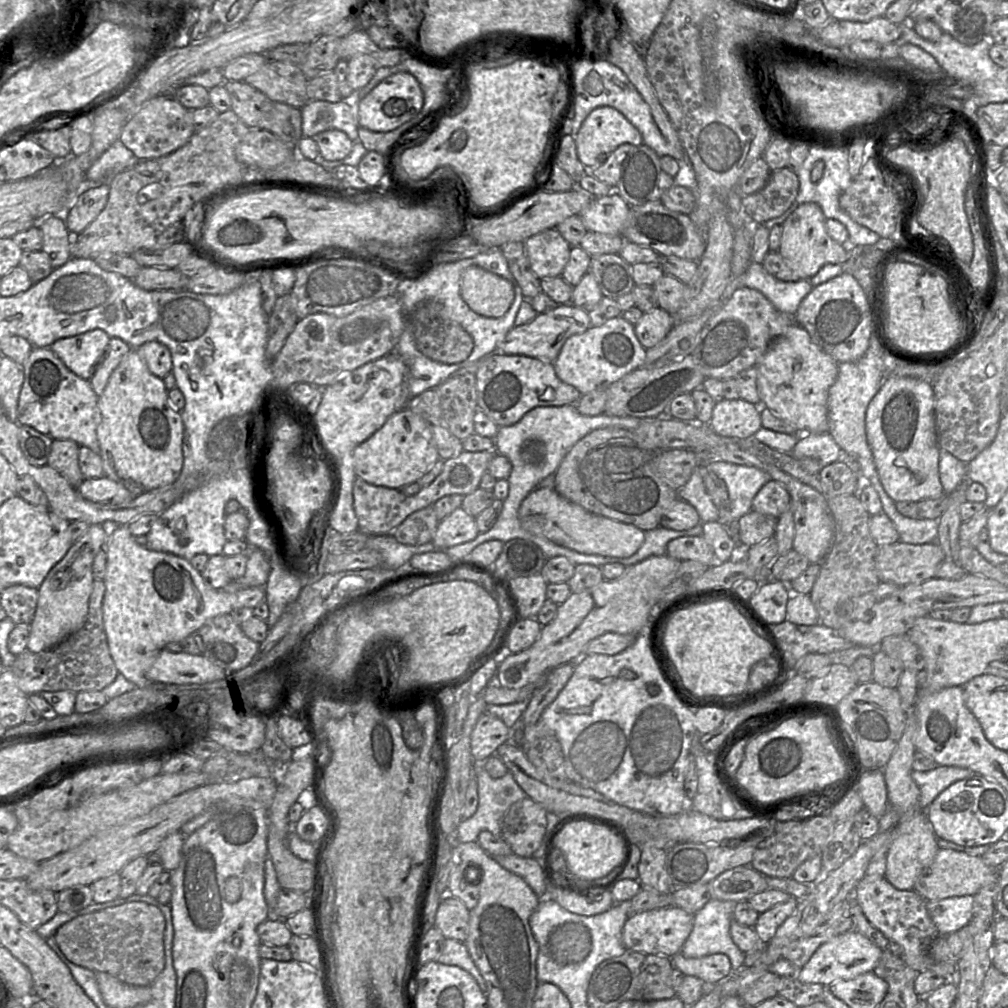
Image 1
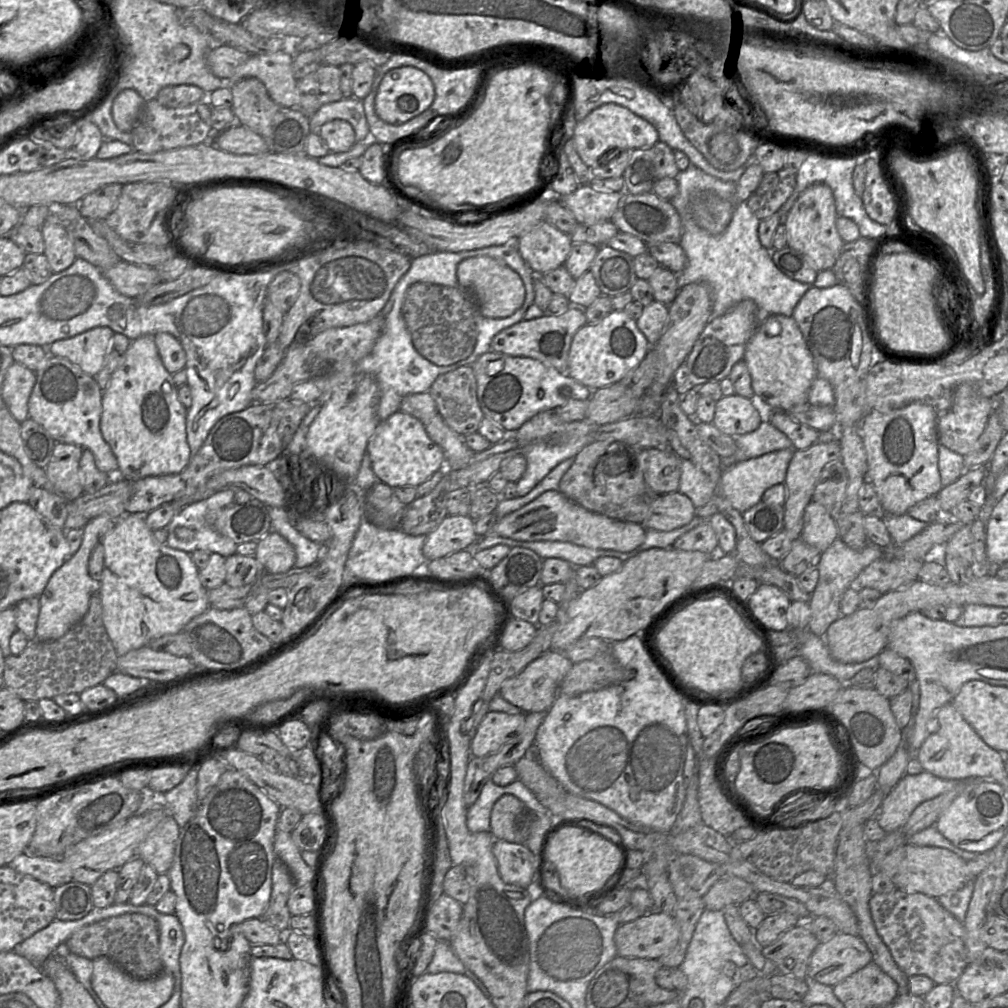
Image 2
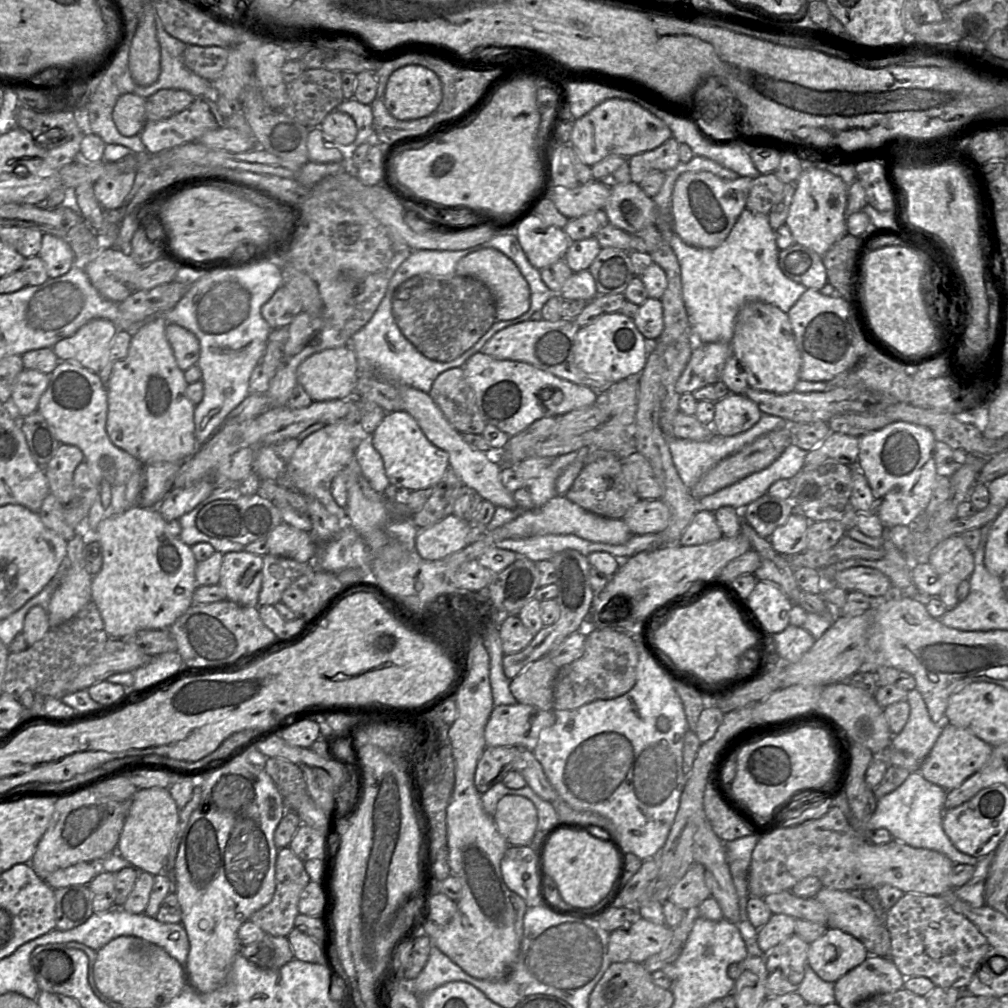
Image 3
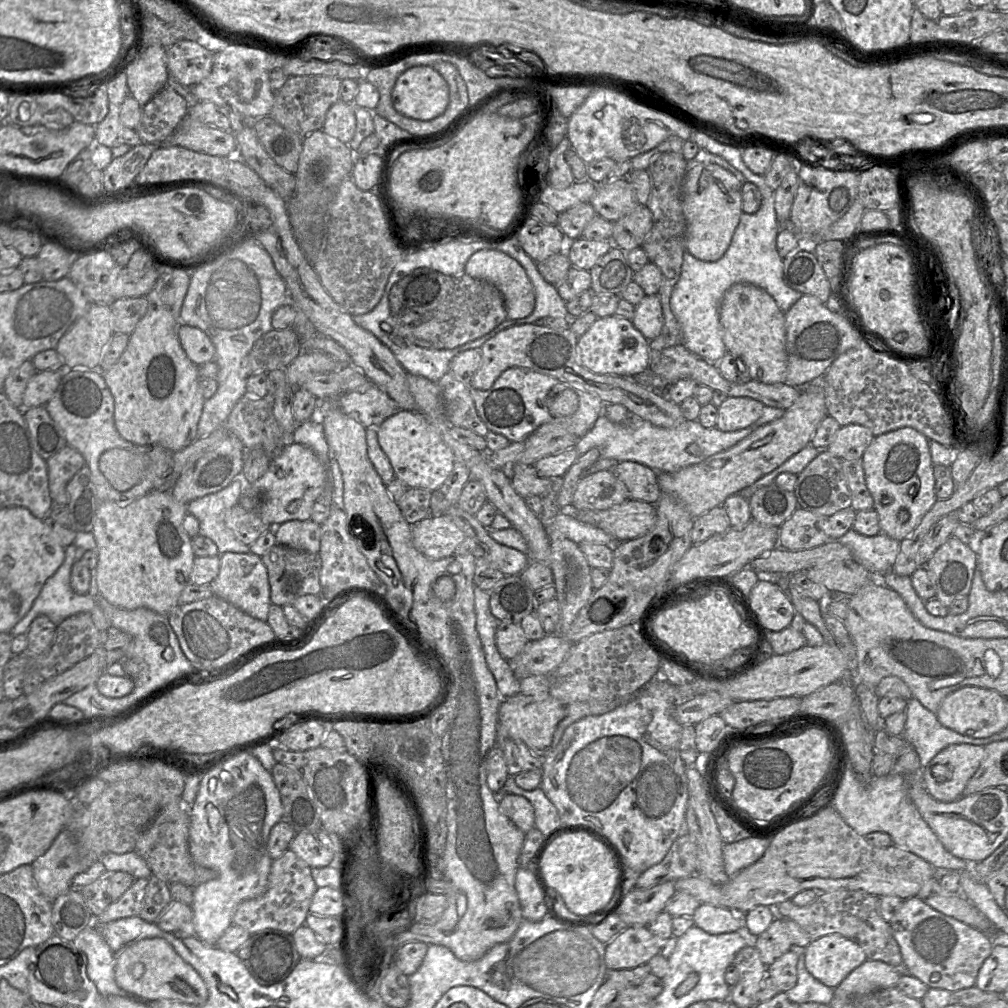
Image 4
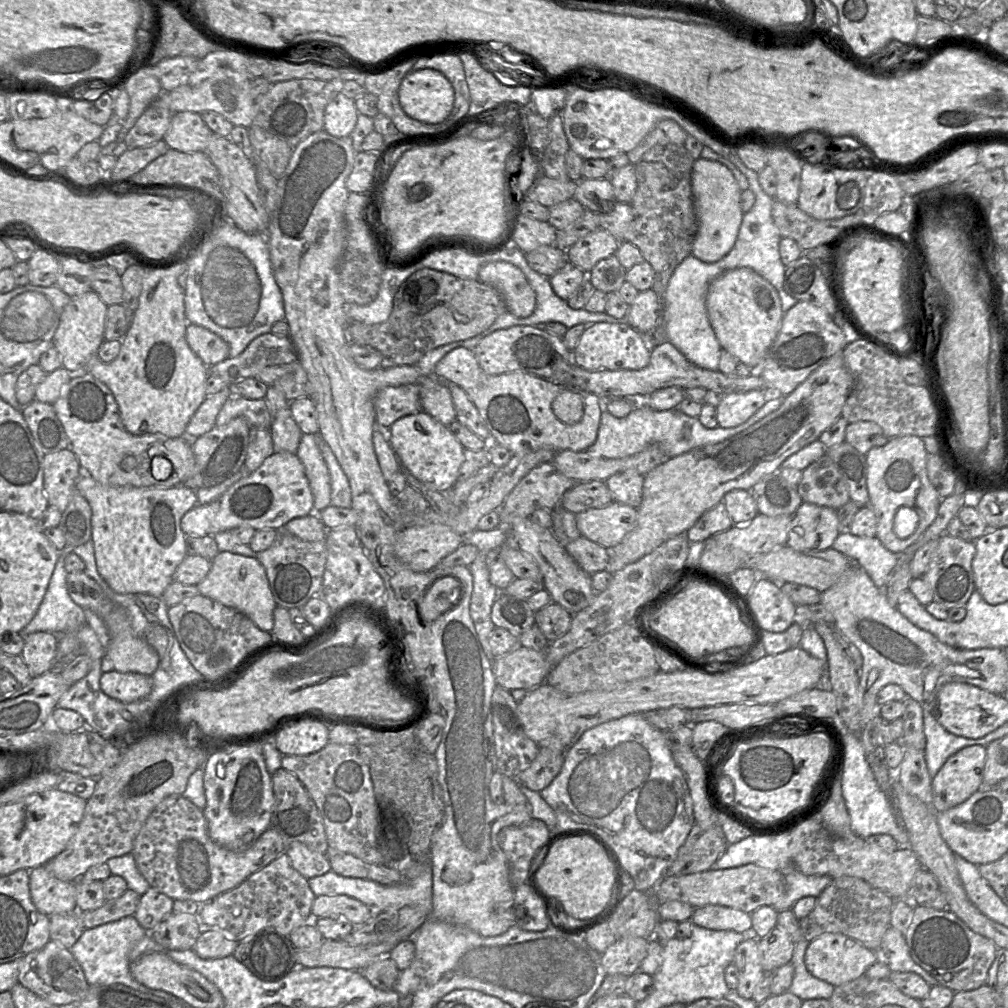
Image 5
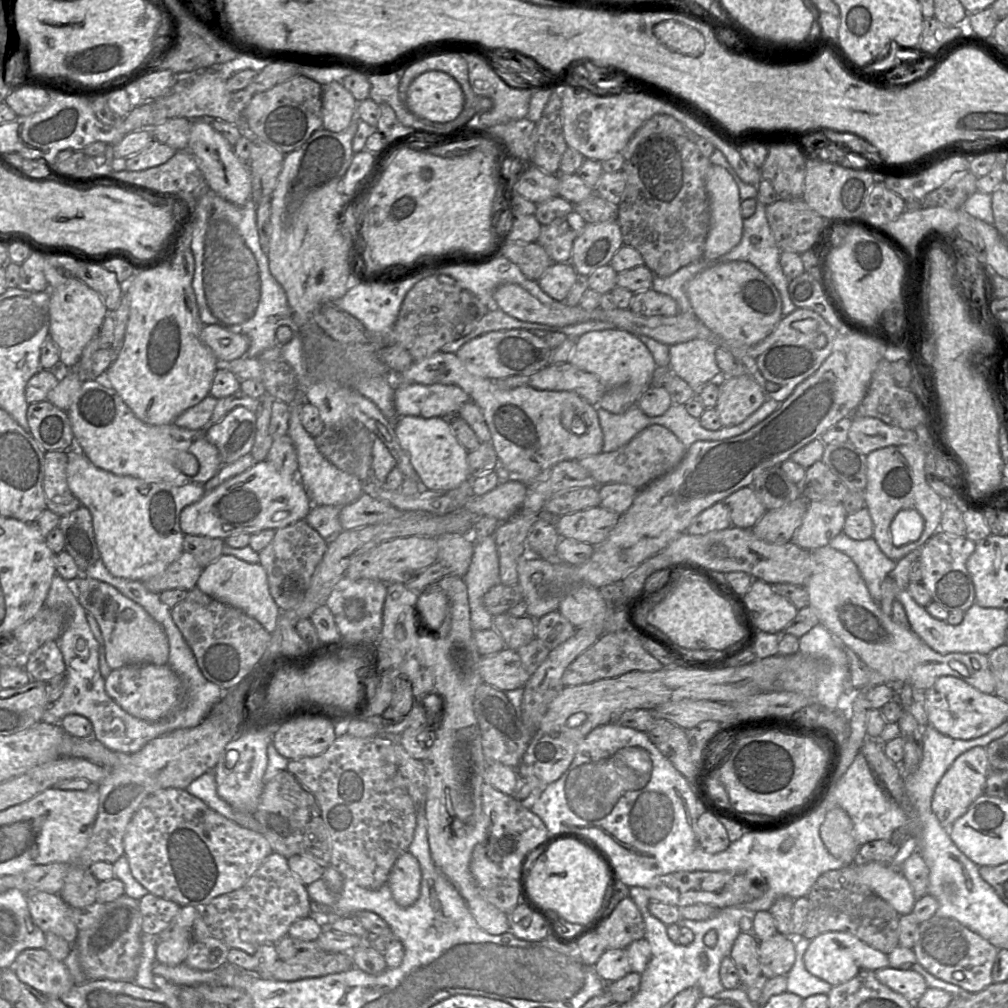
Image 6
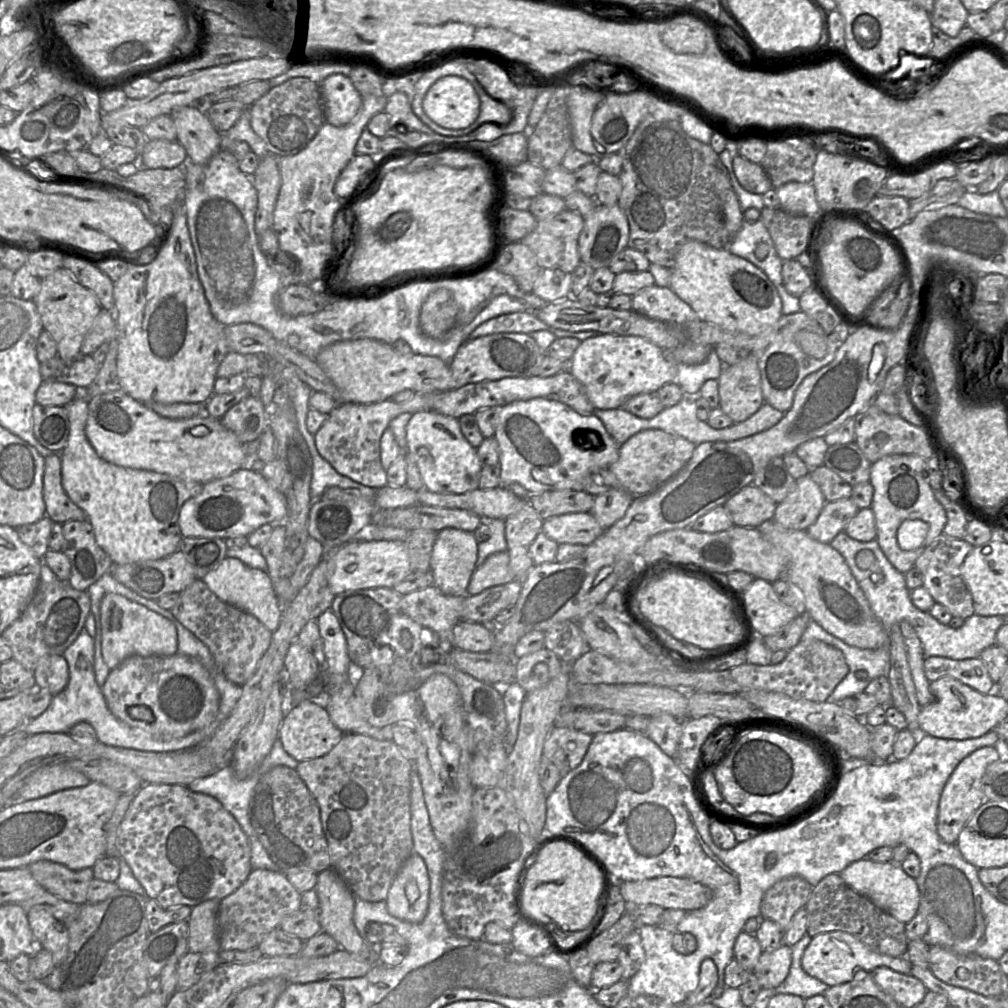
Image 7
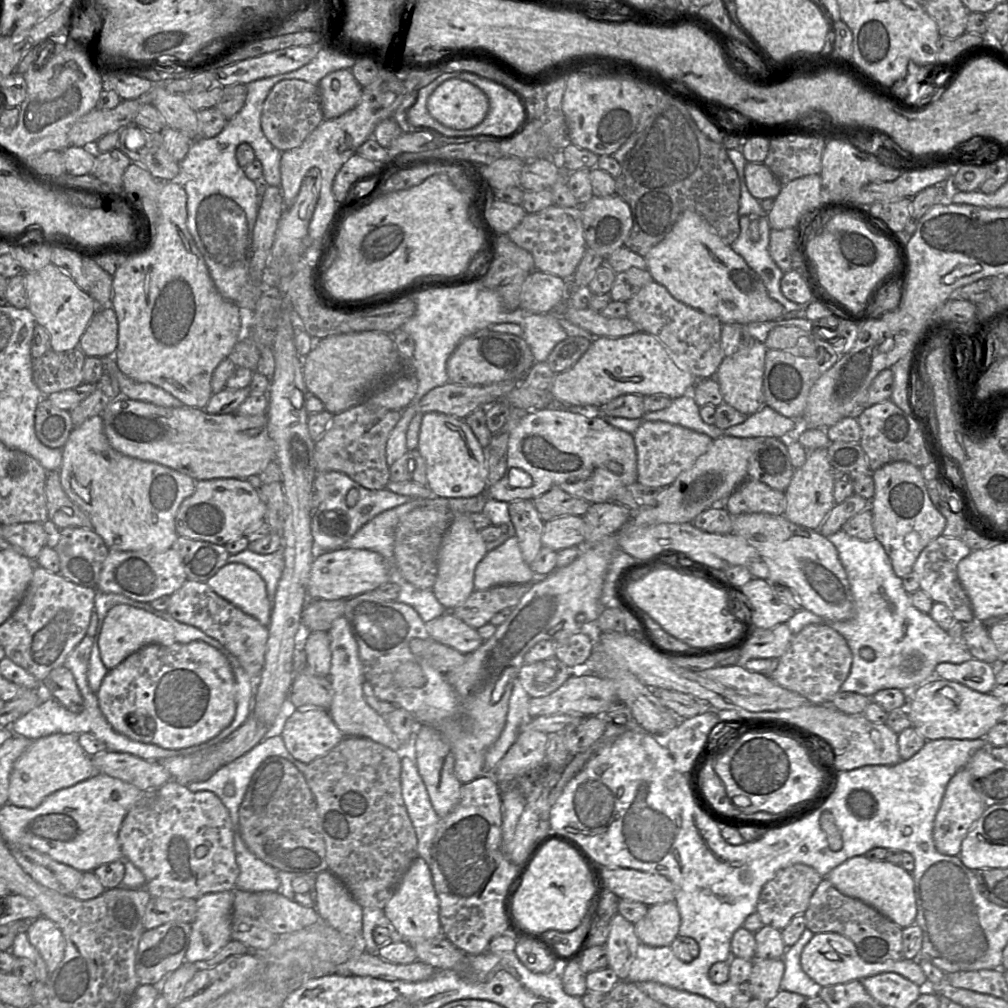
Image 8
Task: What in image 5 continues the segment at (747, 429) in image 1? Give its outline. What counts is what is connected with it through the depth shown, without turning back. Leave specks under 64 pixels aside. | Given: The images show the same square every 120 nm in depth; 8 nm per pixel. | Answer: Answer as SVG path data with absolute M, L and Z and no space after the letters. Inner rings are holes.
M763 390L724 394L715 407L721 428L732 428L747 421L766 402Z

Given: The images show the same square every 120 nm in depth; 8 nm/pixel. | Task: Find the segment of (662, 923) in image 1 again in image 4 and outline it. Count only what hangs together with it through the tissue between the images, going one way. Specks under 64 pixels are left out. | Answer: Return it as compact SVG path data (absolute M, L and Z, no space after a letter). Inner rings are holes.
M628 926L606 944L605 963L609 972L632 969L647 964L653 956L660 953L662 941L667 940L660 940L646 926Z

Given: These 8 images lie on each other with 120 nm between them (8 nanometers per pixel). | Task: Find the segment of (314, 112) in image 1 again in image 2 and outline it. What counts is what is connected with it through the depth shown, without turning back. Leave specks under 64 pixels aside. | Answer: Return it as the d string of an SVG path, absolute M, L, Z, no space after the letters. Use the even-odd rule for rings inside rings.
M352 96L322 105L309 118L310 132L319 134L319 128L334 119L345 120L351 124L355 132L355 143L370 137L362 100Z

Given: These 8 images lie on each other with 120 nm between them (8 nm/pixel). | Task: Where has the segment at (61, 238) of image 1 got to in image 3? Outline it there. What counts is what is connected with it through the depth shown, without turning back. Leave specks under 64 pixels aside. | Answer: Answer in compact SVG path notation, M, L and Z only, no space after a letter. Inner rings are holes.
M43 234L39 257L49 278L60 277L74 266L74 253L70 245L52 234Z

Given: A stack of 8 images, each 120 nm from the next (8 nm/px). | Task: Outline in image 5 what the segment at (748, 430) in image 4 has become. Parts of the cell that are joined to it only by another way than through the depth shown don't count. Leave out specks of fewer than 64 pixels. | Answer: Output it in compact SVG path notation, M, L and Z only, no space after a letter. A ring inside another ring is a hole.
M776 397L766 401L747 421L732 428L721 428L719 426L713 429L705 428L697 417L687 416L678 409L657 411L646 405L635 405L627 416L617 418L605 408L602 408L597 438L586 451L596 457L618 459L634 455L650 444L658 443L663 452L669 458L673 458L698 447L723 442L746 430L777 410L782 404L782 398Z

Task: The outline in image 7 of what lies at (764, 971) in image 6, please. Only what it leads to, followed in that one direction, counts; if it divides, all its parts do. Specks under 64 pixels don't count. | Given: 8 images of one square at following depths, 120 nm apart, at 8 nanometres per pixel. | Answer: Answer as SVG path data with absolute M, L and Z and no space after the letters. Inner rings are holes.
M782 944L774 950L763 951L752 972L752 978L764 989L778 989L787 978L792 963L792 948Z

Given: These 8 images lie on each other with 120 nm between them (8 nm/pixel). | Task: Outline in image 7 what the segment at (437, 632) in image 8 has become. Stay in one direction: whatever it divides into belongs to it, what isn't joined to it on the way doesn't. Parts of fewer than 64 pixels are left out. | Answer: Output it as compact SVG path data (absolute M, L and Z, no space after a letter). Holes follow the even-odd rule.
M459 621L452 629L452 646L475 653L489 652L494 648L494 633L482 623Z

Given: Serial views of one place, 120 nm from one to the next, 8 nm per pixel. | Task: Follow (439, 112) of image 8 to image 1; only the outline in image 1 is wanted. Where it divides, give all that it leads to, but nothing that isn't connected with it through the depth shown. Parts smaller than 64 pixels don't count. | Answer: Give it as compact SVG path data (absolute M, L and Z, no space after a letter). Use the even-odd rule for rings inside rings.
M408 72L390 75L358 104L358 125L373 132L389 132L413 119L422 109L424 96L417 79Z

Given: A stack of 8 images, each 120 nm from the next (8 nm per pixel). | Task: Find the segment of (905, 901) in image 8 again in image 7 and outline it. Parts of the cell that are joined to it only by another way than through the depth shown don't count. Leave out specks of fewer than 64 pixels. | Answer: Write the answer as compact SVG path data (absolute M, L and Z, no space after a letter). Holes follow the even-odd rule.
M864 858L848 865L840 872L840 876L854 891L904 924L907 924L919 910L920 894L916 880L907 875L900 864L874 862Z

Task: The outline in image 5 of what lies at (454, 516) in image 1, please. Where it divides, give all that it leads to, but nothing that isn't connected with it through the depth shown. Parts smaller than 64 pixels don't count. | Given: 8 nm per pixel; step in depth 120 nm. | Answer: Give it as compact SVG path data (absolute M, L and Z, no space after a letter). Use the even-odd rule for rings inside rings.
M445 525L411 526L398 532L395 553L412 570L424 572L434 569L463 542L462 536Z

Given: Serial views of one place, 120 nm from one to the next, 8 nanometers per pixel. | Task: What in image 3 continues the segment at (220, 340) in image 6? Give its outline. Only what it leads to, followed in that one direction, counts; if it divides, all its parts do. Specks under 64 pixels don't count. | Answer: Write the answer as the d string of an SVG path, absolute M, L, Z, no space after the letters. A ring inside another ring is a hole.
M167 324L165 334L178 367L182 371L186 371L188 368L195 366L200 355L200 345L197 337L177 324Z

